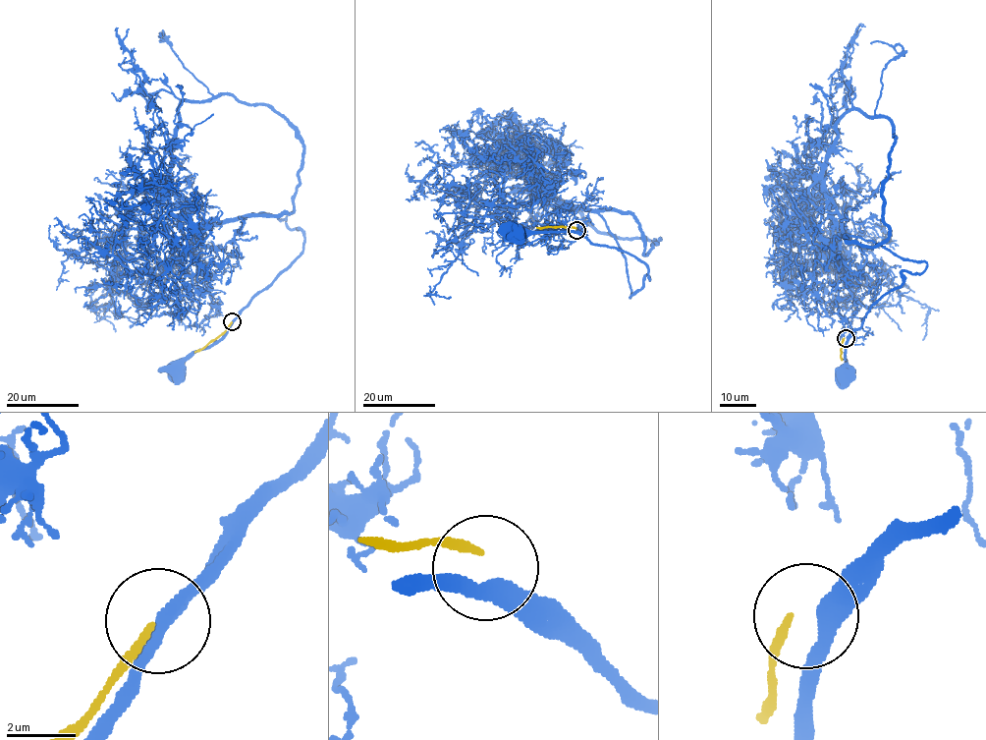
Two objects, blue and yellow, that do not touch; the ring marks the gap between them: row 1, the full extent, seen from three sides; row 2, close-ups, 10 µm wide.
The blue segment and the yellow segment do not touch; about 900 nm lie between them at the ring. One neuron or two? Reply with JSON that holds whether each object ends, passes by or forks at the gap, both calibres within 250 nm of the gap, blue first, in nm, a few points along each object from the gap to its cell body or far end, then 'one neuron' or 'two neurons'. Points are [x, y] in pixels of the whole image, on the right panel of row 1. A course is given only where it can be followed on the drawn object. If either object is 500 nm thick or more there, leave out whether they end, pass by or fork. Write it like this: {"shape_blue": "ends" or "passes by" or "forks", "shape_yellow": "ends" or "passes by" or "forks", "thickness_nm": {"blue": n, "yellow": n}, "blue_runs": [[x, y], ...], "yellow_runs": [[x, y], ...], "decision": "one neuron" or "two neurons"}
{"shape_blue": "passes by", "shape_yellow": "ends", "thickness_nm": {"blue": 400, "yellow": 220}, "blue_runs": [[847, 338], [901, 273], [927, 267], [844, 235], [823, 190], [837, 121], [875, 115], [902, 51], [871, 44]], "yellow_runs": [[845, 338], [841, 360]], "decision": "two neurons"}

